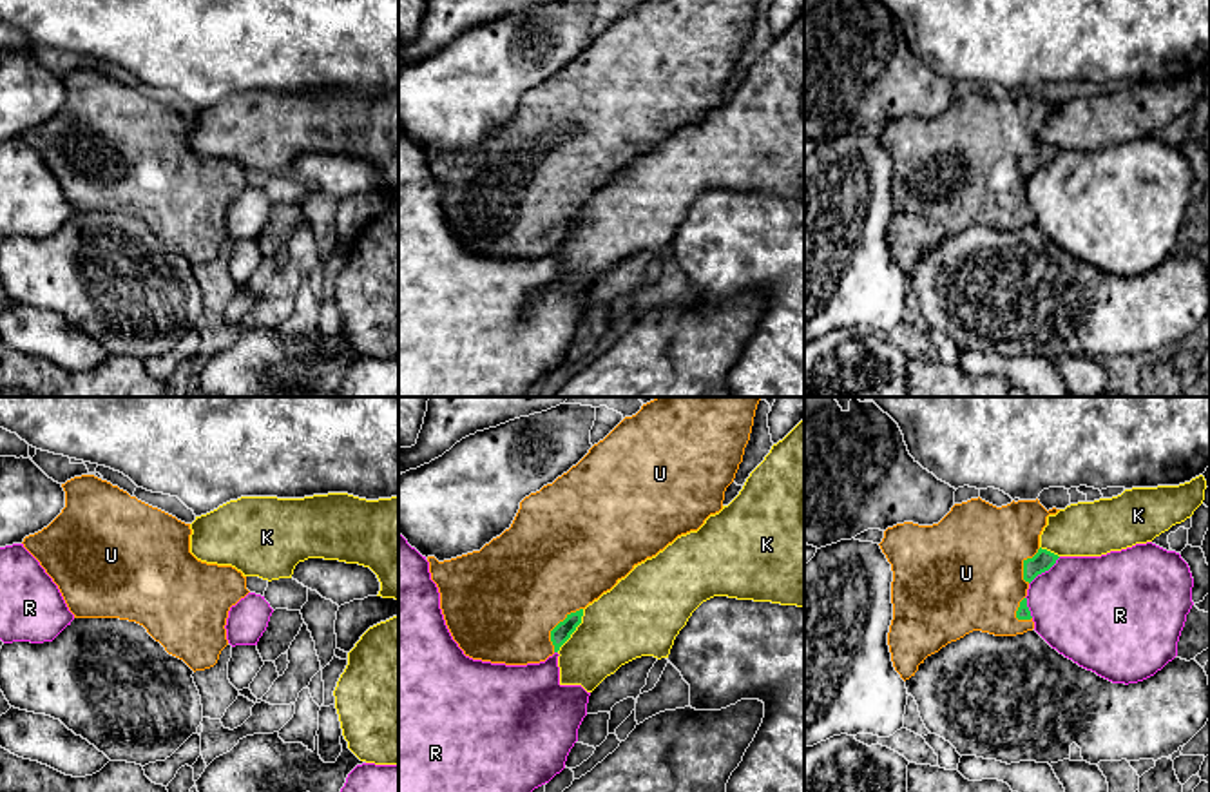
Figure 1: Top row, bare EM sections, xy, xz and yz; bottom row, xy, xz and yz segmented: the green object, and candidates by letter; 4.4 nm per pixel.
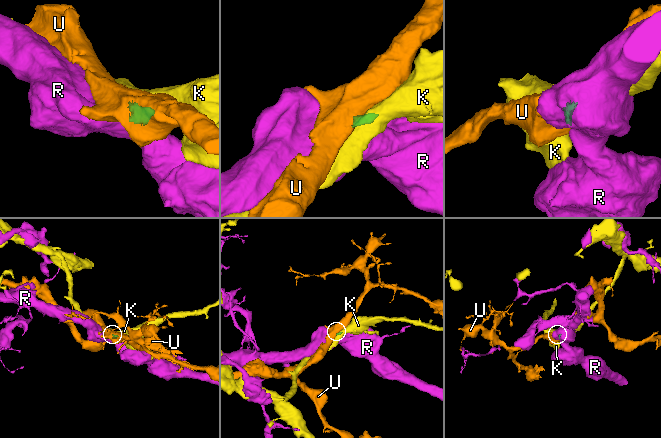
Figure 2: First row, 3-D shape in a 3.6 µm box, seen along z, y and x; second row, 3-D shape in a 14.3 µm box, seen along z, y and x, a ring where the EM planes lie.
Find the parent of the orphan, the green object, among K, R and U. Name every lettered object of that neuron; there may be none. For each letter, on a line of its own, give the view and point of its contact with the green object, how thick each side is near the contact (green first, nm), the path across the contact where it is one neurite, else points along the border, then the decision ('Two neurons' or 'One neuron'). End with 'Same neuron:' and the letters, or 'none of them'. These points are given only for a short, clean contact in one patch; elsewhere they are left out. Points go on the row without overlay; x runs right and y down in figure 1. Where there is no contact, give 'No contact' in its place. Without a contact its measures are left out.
K: Touches green at xz (575, 223). Thickness 80 nm (green) against 320 nm. Boundary: xz (584, 203), (582, 216), (556, 245). Two neurons
R: Touches green at yz (1044, 165). Thickness 90 nm (green) against 460 nm. Two neurons
U: Touches green at xz (556, 220). Thickness 80 nm (green) against 480 nm. One neuron
Same neuron: U

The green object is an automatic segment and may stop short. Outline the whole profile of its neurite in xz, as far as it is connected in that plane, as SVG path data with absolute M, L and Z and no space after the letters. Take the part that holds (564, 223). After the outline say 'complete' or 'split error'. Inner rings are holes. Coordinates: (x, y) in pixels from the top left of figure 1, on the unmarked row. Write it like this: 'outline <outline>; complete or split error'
outline M641 0L567 67L525 91L511 121L480 145L444 156L427 150L446 219L464 248L491 257L527 259L558 246L581 217L589 198L638 158L656 150L677 130L697 125L710 109L723 103L725 85L734 76L750 34L755 4L757 0Z; split error

